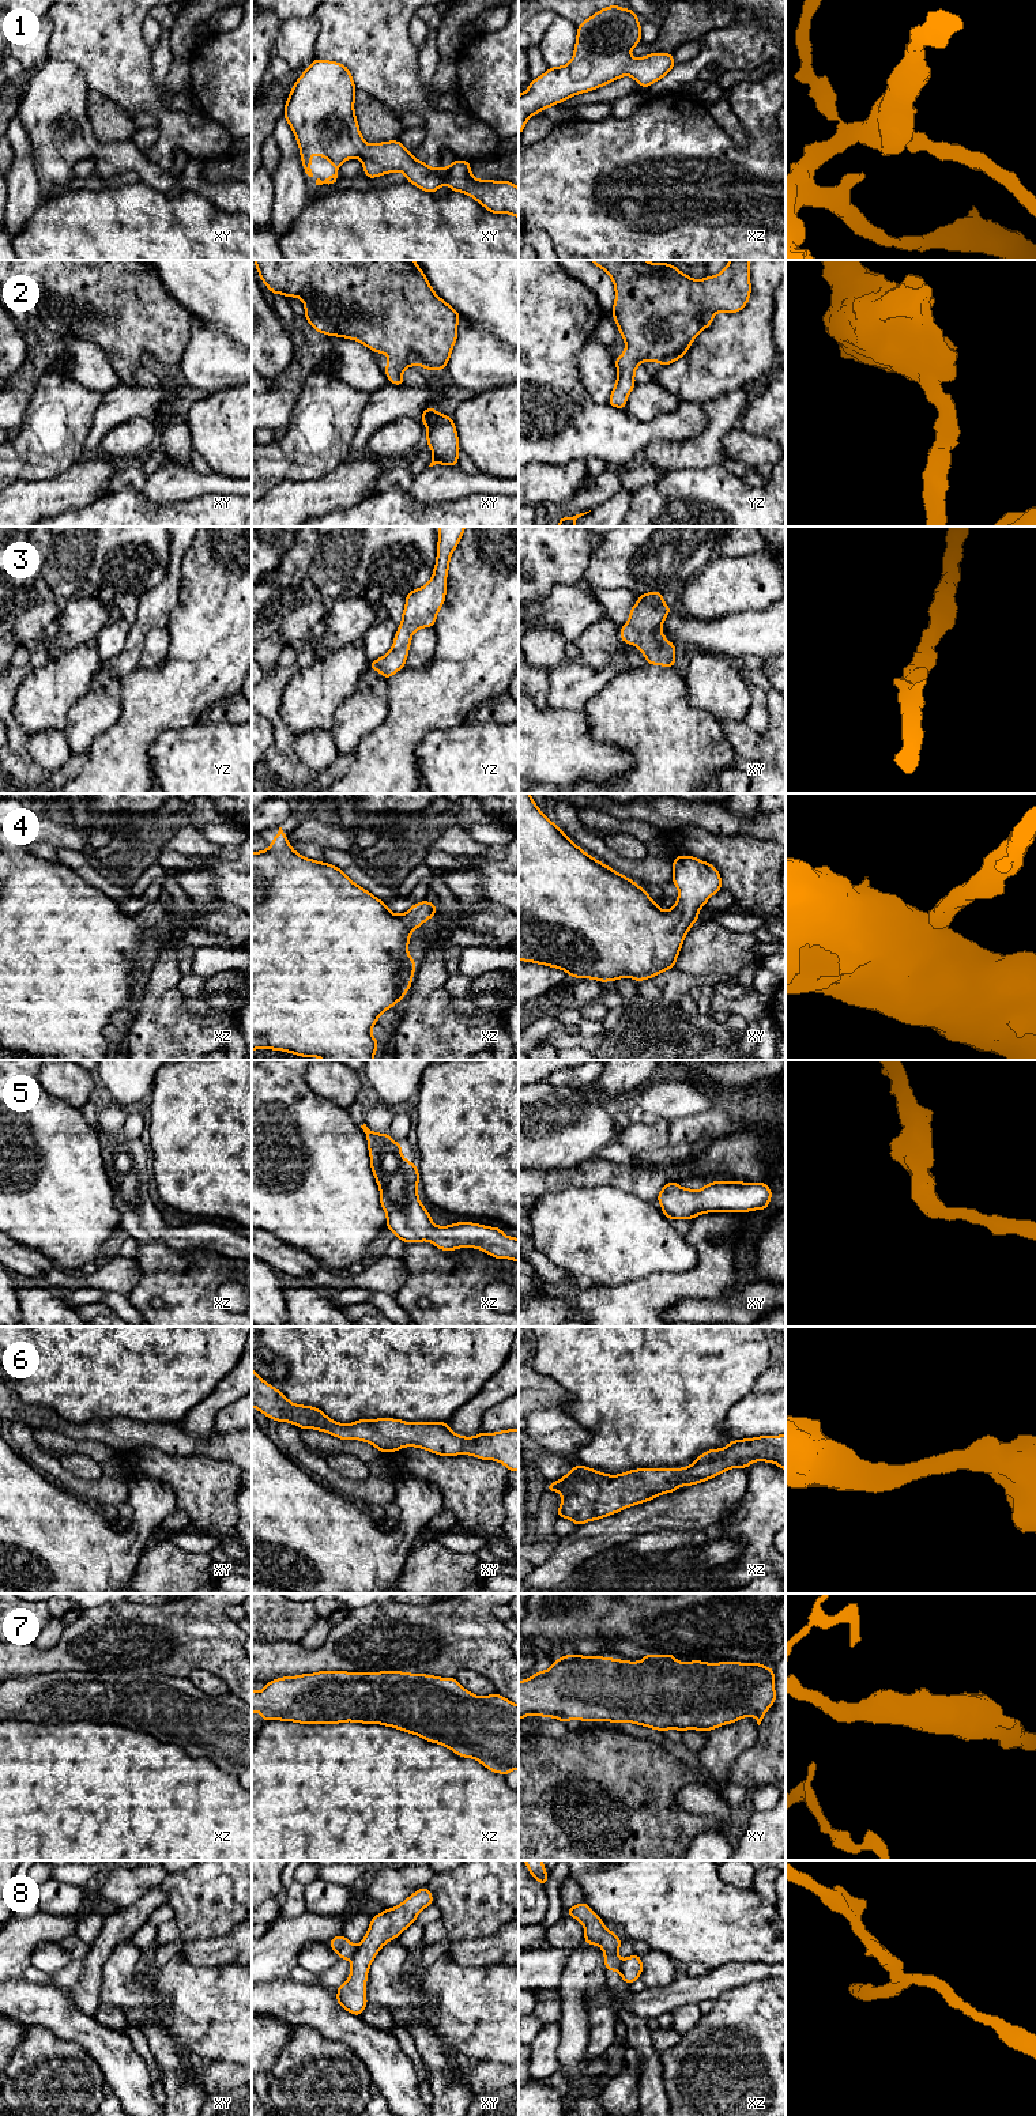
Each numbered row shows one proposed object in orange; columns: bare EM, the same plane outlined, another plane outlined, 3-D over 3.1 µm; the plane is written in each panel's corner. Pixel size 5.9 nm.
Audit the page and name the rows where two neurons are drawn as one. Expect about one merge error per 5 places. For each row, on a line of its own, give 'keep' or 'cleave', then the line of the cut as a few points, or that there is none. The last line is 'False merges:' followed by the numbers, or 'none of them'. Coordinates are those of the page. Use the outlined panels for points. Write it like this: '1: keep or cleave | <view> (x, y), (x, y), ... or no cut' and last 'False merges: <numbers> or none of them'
1: keep | no cut
2: keep | no cut
3: keep | no cut
4: keep | no cut
5: keep | no cut
6: keep | no cut
7: keep | no cut
8: cleave | xy (357, 1946), (350, 1960)
False merges: 8

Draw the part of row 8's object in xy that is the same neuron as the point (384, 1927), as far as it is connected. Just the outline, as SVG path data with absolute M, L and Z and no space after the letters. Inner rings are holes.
M425 1886L398 1906L383 1911L380 1915L372 1917L369 1930L351 1958L349 1980L336 1988L338 1996L335 2000L346 2011L362 2015L368 2004L366 1979L369 1966L378 1954L378 1950L415 1923L419 1912L432 1904L433 1896Z

